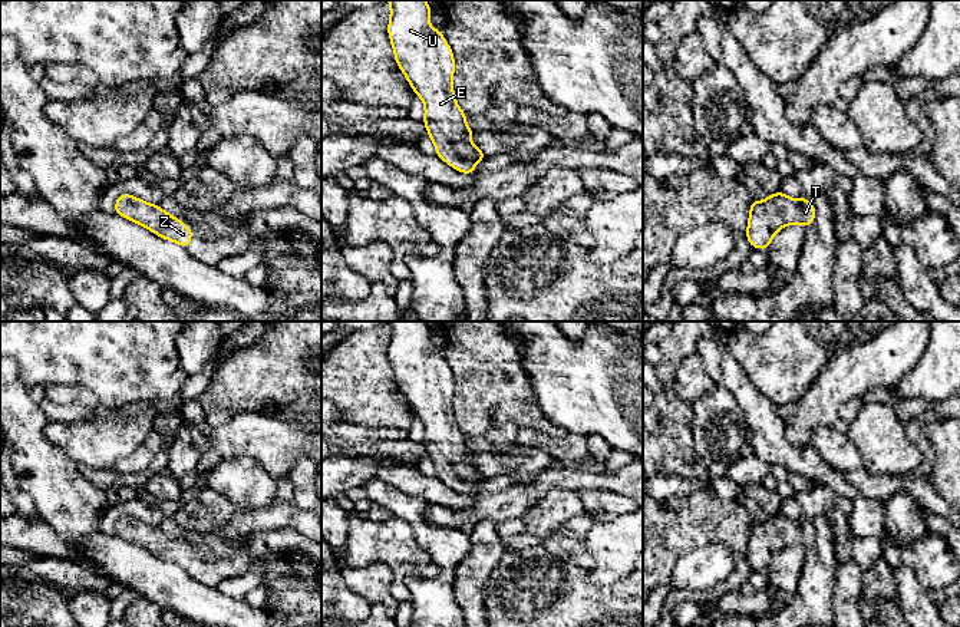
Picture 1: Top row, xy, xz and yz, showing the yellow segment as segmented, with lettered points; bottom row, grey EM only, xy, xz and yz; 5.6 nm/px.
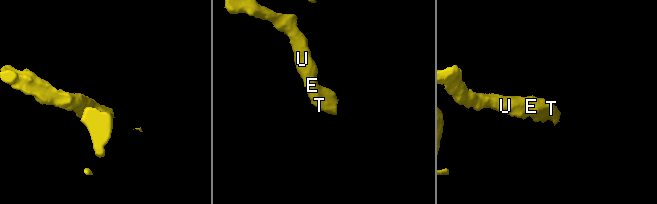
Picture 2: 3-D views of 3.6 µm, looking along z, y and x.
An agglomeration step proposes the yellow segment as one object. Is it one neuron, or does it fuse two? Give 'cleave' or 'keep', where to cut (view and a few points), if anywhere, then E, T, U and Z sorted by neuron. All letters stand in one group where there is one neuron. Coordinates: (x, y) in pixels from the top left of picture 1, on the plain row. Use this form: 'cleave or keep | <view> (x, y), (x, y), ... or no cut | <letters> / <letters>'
keep | no cut | E T U Z

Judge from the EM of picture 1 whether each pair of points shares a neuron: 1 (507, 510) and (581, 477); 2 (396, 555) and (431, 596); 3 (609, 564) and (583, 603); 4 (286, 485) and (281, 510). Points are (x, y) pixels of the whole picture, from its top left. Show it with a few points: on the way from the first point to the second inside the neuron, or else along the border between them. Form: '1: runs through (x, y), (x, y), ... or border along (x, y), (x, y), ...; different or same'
1: runs through (525, 497), (550, 478), (563, 478); same
2: border along (419, 544), (436, 573), (411, 577), (408, 600); different
3: border along (627, 573), (610, 584), (593, 584), (587, 578); different
4: border along (292, 498), (283, 502), (273, 501); different

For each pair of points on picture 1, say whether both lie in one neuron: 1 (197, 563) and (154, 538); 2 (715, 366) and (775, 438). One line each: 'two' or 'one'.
1: one
2: one

